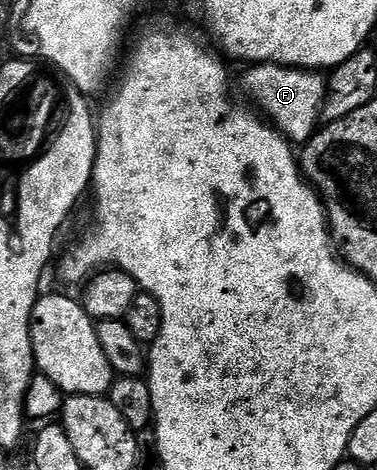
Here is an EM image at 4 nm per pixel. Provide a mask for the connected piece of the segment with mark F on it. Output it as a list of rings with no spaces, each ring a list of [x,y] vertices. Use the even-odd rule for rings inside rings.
[[[259,62],[247,70],[250,71],[243,76],[242,86],[250,93],[249,101],[265,115],[275,130],[284,135],[287,142],[298,148],[305,147],[320,126],[322,107],[328,93],[327,79],[322,79],[323,75],[313,70],[278,66],[275,62]]]

